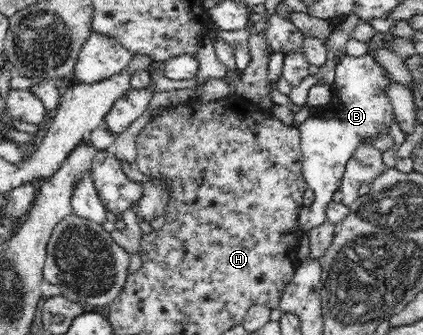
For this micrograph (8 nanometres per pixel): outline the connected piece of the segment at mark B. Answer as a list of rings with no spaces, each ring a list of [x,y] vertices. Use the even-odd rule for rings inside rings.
[[[372,49],[363,56],[345,54],[336,64],[330,102],[323,106],[332,115],[324,117],[313,113],[298,127],[303,153],[302,175],[316,197],[316,201],[311,206],[304,206],[299,214],[299,225],[305,234],[327,221],[326,204],[333,201],[333,194],[340,190],[347,162],[357,146],[371,145],[381,136],[389,136],[393,124],[397,122],[391,97],[387,95],[391,84],[393,80],[387,68],[377,60]]]

